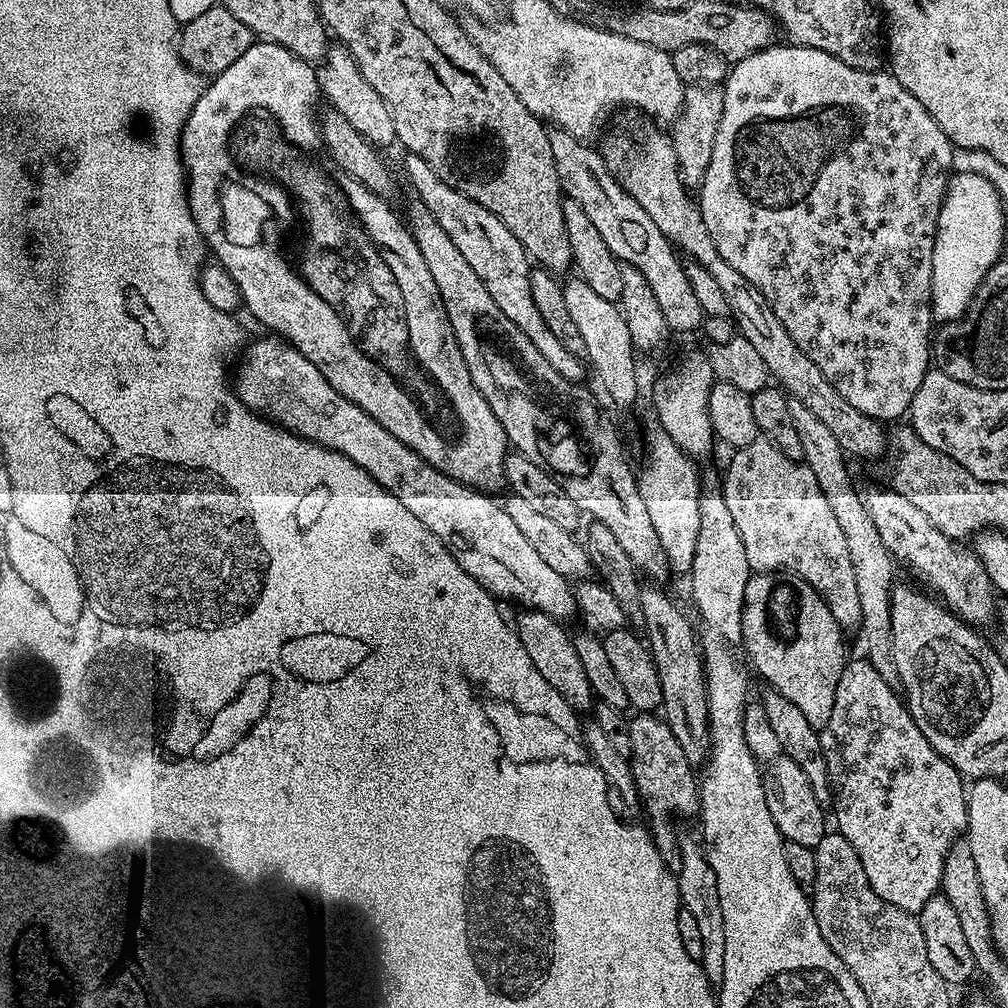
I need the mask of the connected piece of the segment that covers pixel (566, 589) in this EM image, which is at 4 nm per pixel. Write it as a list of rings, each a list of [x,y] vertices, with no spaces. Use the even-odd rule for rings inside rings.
[[[264,334],[261,340],[254,341],[246,348],[243,349],[245,352],[240,360],[240,369],[236,372],[236,384],[234,380],[234,392],[239,403],[248,405],[259,415],[279,422],[283,427],[314,440],[317,444],[341,452],[350,458],[350,462],[362,466],[370,478],[394,494],[394,498],[398,498],[398,502],[402,502],[402,506],[406,506],[406,510],[410,510],[410,514],[414,514],[414,518],[418,518],[418,522],[422,522],[422,526],[426,526],[426,530],[430,530],[430,534],[434,534],[434,538],[438,538],[450,550],[458,566],[462,566],[462,570],[466,570],[466,574],[470,574],[470,578],[478,581],[490,595],[501,601],[517,600],[524,604],[520,606],[525,609],[545,612],[561,622],[568,622],[572,615],[577,615],[576,594],[568,577],[558,574],[558,570],[553,570],[534,551],[534,546],[530,546],[530,541],[518,530],[517,524],[510,519],[510,514],[506,514],[503,503],[495,495],[478,492],[467,484],[460,484],[430,466],[418,454],[414,454],[410,446],[398,442],[390,430],[374,422],[370,414],[354,406],[350,398],[338,394],[338,390],[326,382],[322,370],[318,370],[310,358],[306,358],[279,335]]]

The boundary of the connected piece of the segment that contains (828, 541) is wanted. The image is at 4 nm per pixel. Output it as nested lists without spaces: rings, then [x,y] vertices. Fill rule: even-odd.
[[[763,438],[750,442],[750,446],[735,449],[731,455],[732,461],[724,472],[722,494],[726,498],[730,515],[734,518],[734,526],[742,538],[742,546],[746,546],[746,562],[752,567],[753,573],[783,570],[800,576],[807,584],[814,586],[841,629],[859,629],[862,605],[858,603],[854,565],[850,563],[850,554],[846,551],[846,537],[842,534],[842,526],[838,526],[838,518],[834,518],[834,510],[830,510],[826,494],[822,494],[822,486],[818,486],[814,470],[810,470],[807,464],[799,460],[786,458],[786,454],[782,454],[776,444]]]

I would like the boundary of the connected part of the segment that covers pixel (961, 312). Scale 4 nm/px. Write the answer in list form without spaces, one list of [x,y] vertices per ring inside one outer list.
[[[957,172],[948,181],[948,189],[944,191],[944,201],[940,207],[938,214],[938,222],[936,223],[936,237],[934,238],[934,266],[932,267],[932,318],[936,322],[947,322],[949,320],[961,319],[969,311],[968,303],[976,296],[976,291],[980,288],[980,283],[983,285],[988,279],[988,271],[995,266],[997,260],[1001,259],[1004,248],[1004,213],[1006,207],[1000,200],[1000,194],[994,185],[991,184],[985,177],[980,177],[974,173]]]

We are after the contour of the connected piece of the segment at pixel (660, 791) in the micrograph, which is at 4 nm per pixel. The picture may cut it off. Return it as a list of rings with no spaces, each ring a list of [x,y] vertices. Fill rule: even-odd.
[[[636,714],[628,720],[632,755],[630,763],[636,793],[640,795],[643,811],[652,819],[650,832],[656,847],[670,846],[674,836],[668,827],[675,816],[695,817],[700,810],[700,786],[694,766],[686,758],[686,750],[674,738],[674,730],[656,714]],[[634,717],[634,718],[633,718]]]

